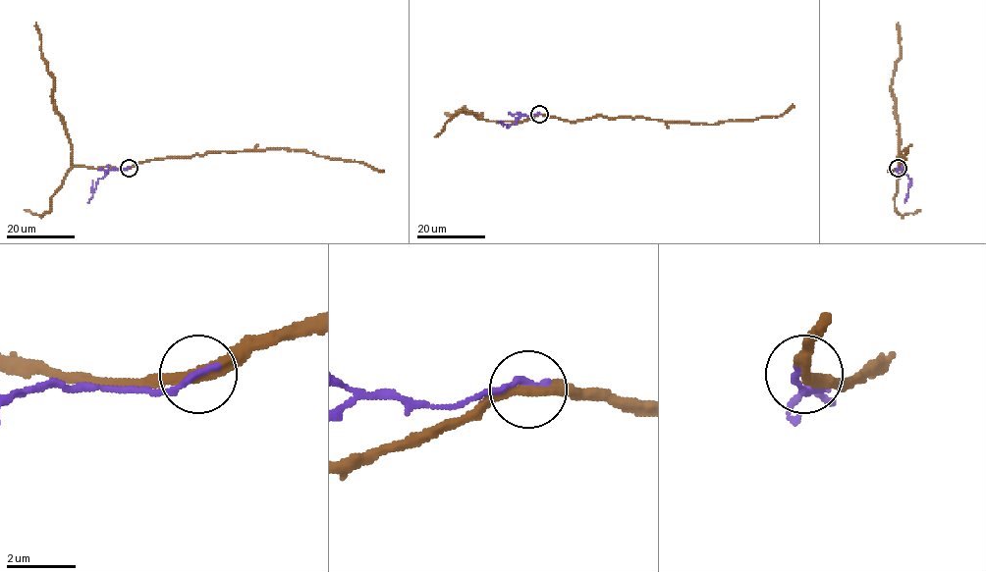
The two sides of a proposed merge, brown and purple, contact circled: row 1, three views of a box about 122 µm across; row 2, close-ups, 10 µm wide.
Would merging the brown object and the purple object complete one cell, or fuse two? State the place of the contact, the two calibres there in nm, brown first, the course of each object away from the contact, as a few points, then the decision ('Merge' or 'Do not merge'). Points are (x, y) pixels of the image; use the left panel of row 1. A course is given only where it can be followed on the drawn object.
Place: (129, 168). Thickness 320 nm (brown) against 220 nm. Course of brown: (129, 168), (152, 159), (205, 155), (210, 151), (288, 148), (358, 161), (381, 171). Course of purple: (129, 168), (106, 171), (97, 180), (93, 197), (87, 203). Do not merge

